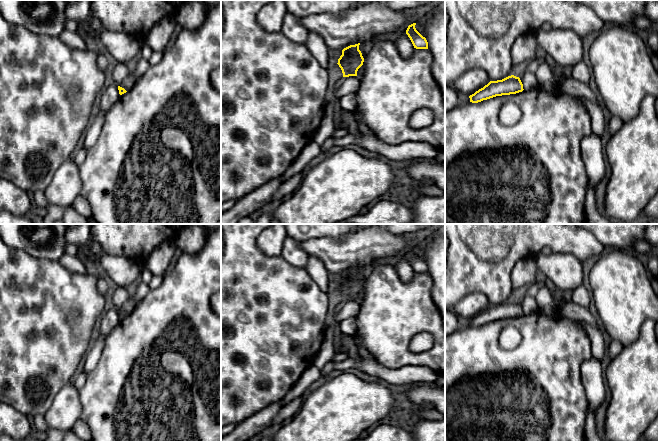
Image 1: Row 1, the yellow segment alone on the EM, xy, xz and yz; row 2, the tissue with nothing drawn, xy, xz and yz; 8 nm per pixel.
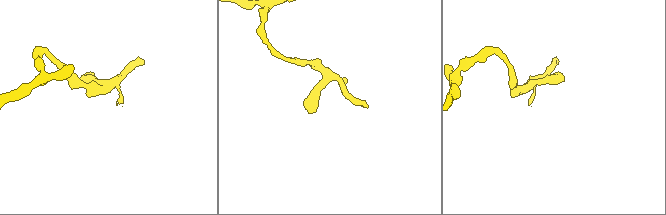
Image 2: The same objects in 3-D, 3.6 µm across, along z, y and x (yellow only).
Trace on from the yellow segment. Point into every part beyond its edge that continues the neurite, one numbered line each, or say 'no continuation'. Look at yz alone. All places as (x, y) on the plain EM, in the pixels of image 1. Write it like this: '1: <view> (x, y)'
no continuation

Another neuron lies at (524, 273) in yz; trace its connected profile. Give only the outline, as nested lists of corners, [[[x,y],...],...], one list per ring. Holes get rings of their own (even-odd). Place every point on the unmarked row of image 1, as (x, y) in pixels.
[[[523,258],[517,261],[511,273],[514,300],[519,301],[520,297],[517,294],[524,288],[536,283],[537,272],[534,258]]]

